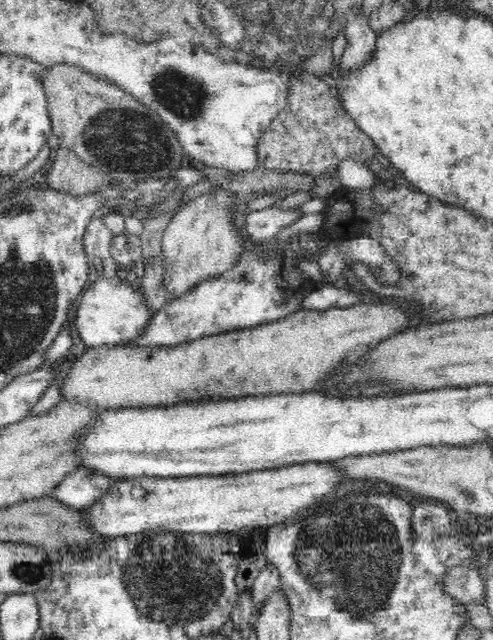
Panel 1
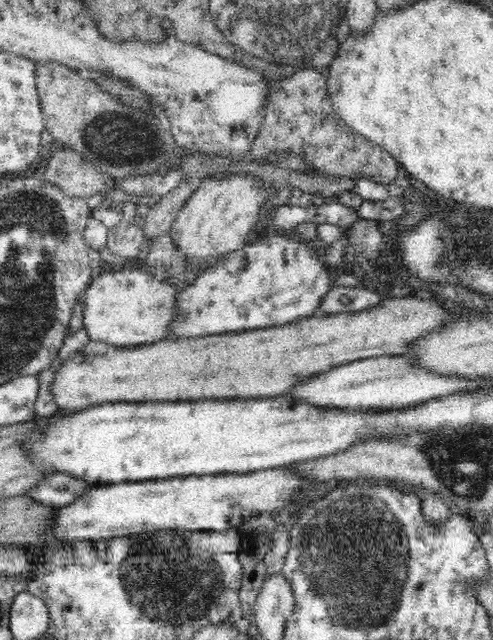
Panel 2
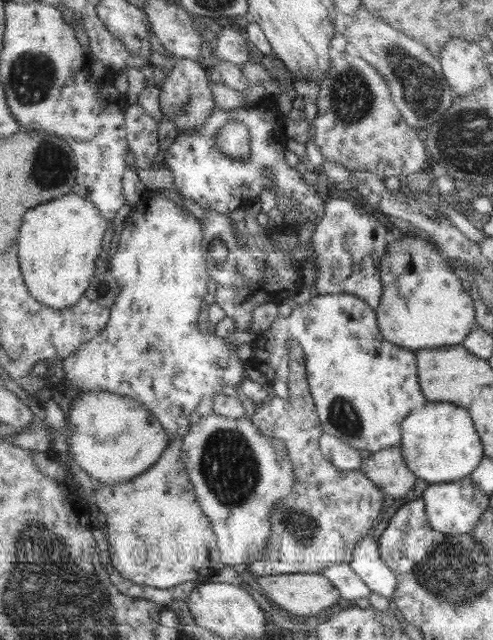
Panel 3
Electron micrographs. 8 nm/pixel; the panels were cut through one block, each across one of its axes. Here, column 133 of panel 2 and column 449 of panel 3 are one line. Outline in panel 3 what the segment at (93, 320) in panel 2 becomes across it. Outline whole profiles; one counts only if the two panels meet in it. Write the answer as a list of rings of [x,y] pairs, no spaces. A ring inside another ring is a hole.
[[[424,234],[403,236],[390,244],[389,253],[380,261],[383,296],[376,309],[378,324],[383,336],[393,344],[406,349],[438,349],[464,344],[464,340],[477,327],[475,302],[459,276],[453,272],[450,259]]]

